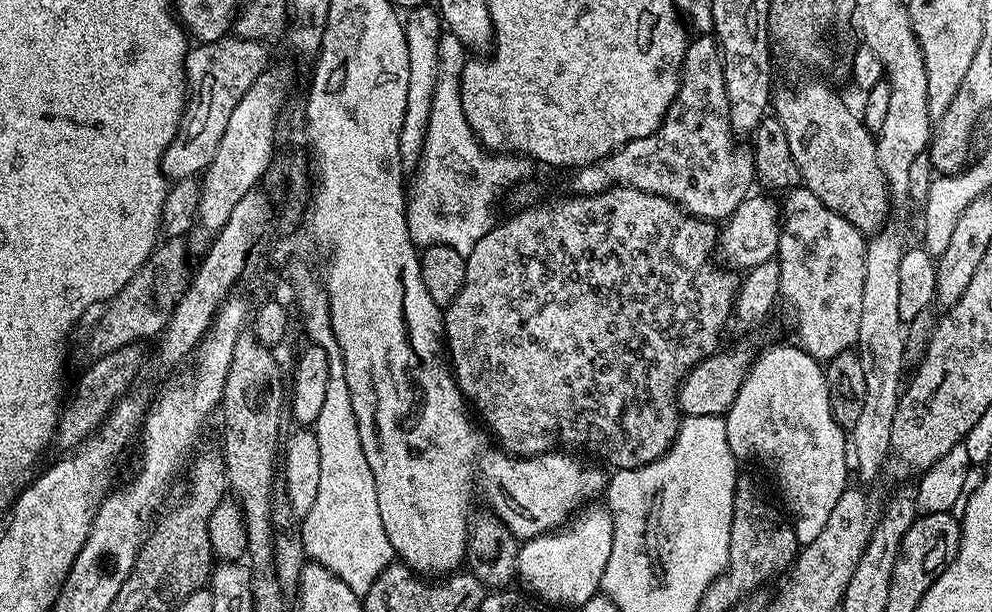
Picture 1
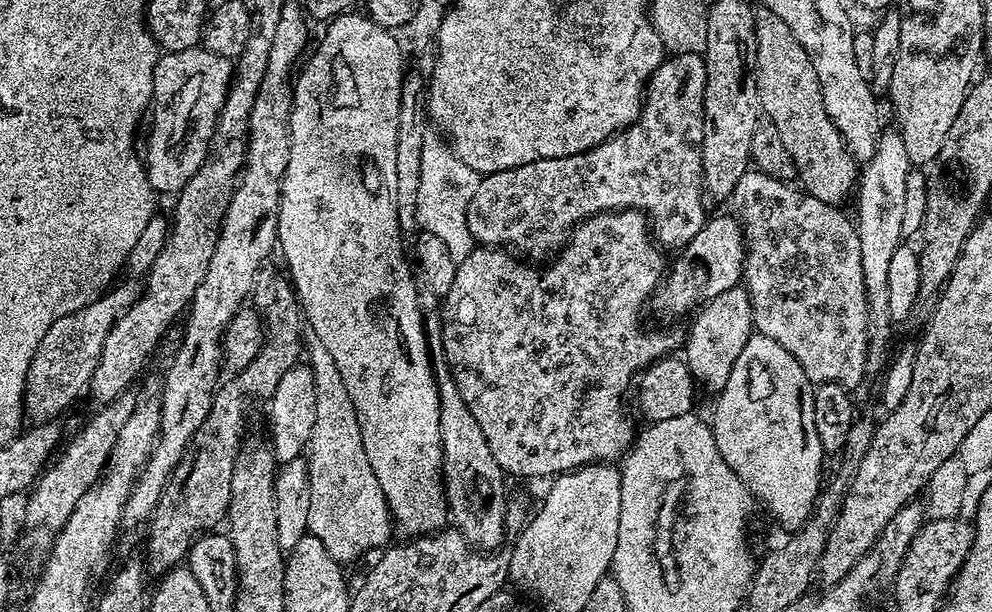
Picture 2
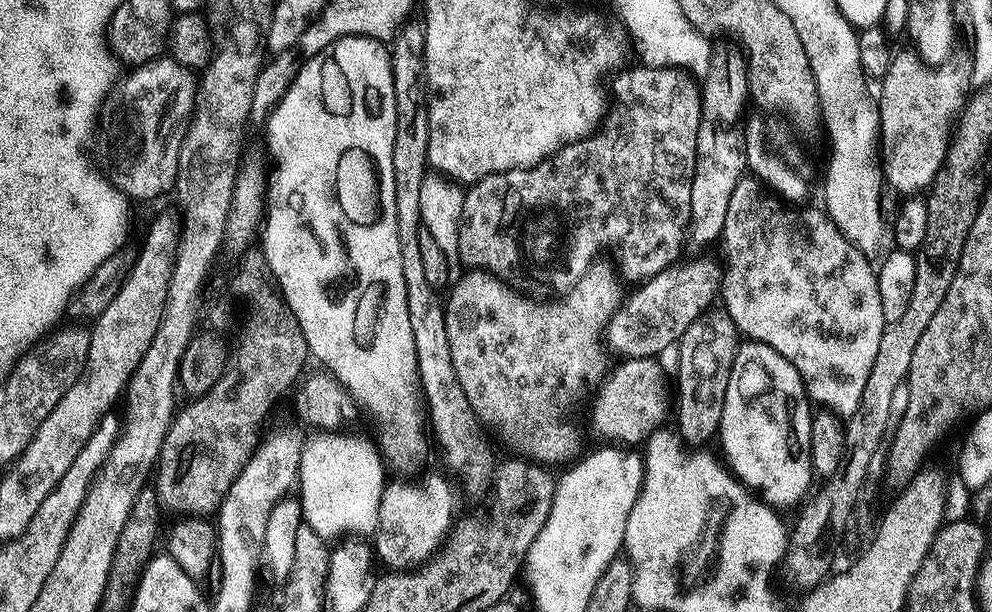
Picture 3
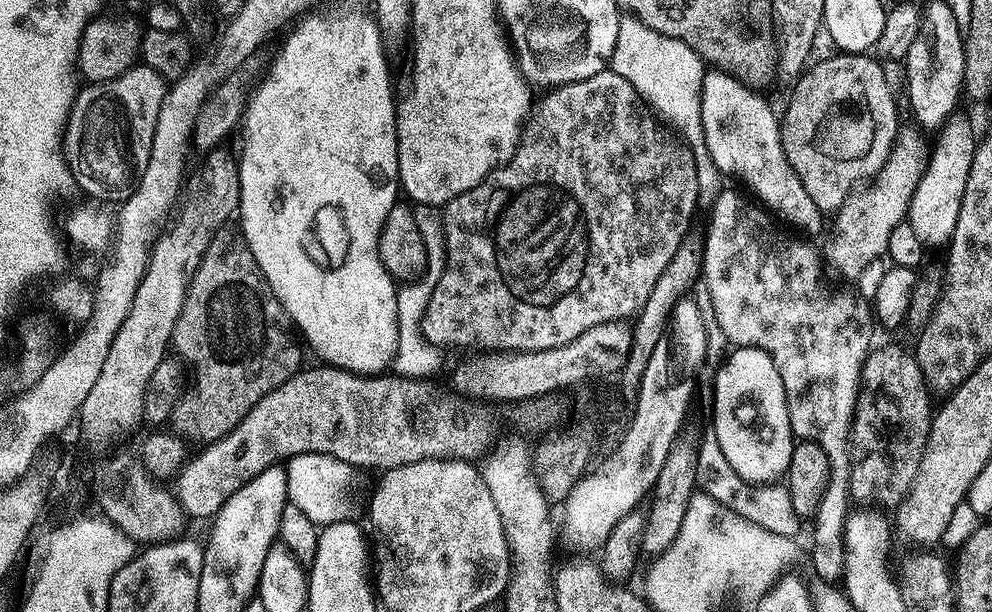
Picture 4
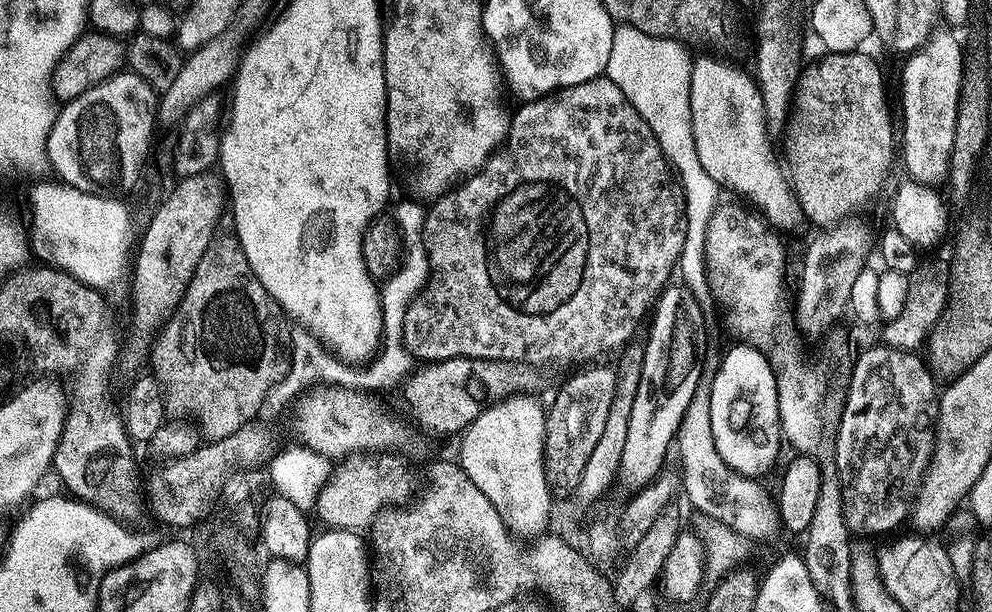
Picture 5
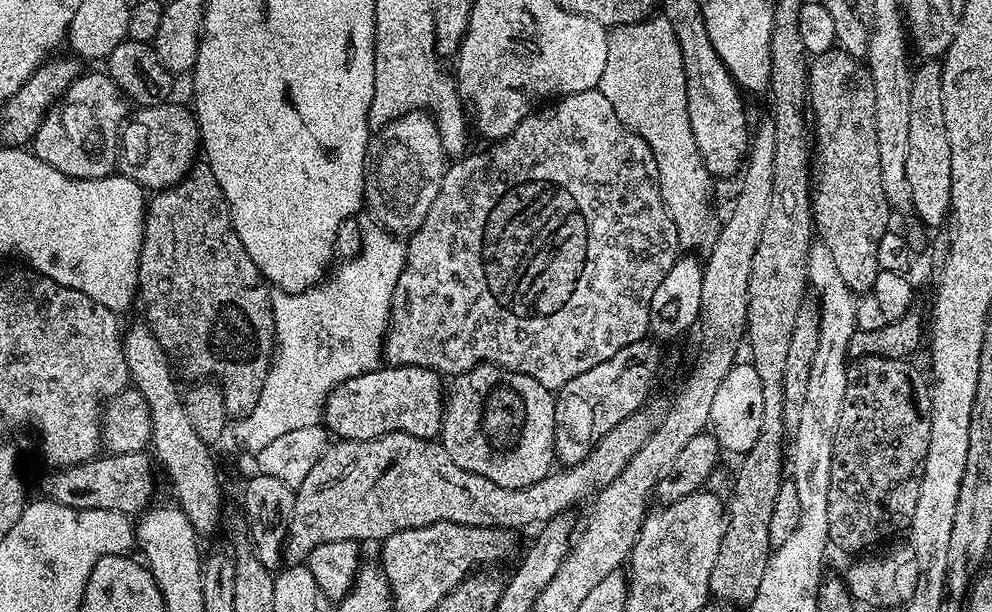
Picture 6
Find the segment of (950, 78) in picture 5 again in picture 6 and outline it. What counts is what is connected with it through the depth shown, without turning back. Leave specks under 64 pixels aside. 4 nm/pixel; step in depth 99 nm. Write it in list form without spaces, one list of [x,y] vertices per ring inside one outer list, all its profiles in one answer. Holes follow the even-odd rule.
[[[924,64],[911,73],[912,85],[910,86],[910,138],[909,154],[906,157],[906,175],[910,182],[912,199],[911,211],[925,224],[925,229],[936,230],[940,224],[949,219],[952,207],[950,194],[950,141],[946,138],[946,118],[942,118],[942,74],[940,64]]]

